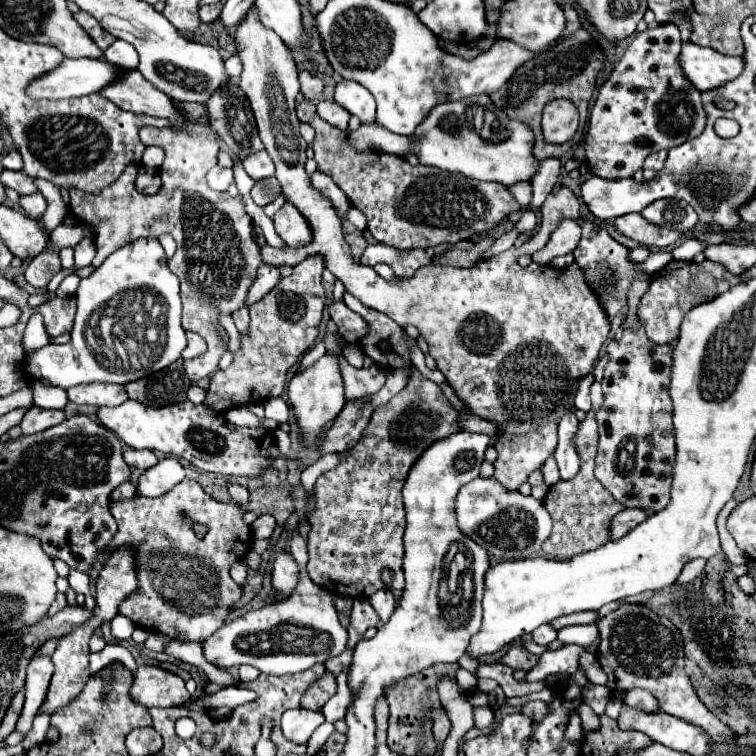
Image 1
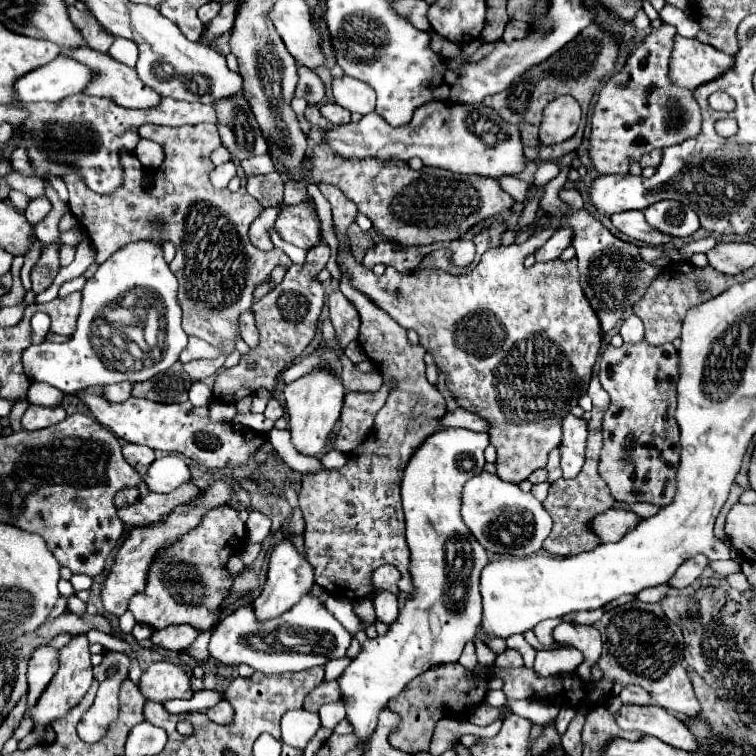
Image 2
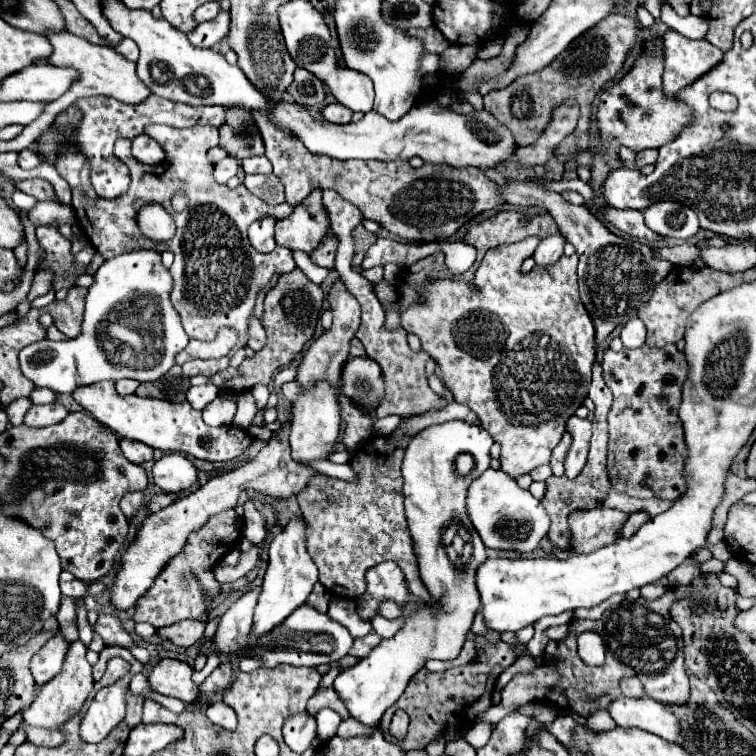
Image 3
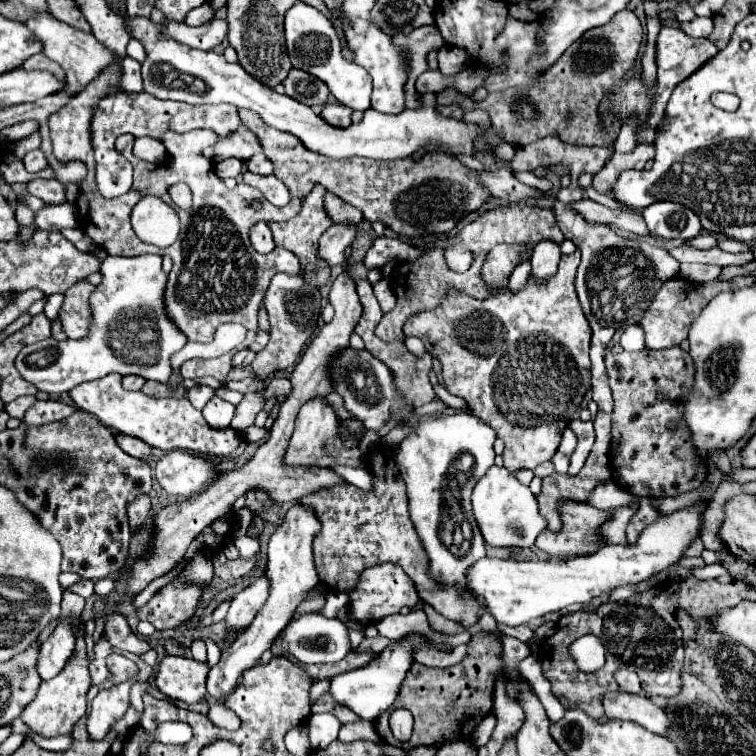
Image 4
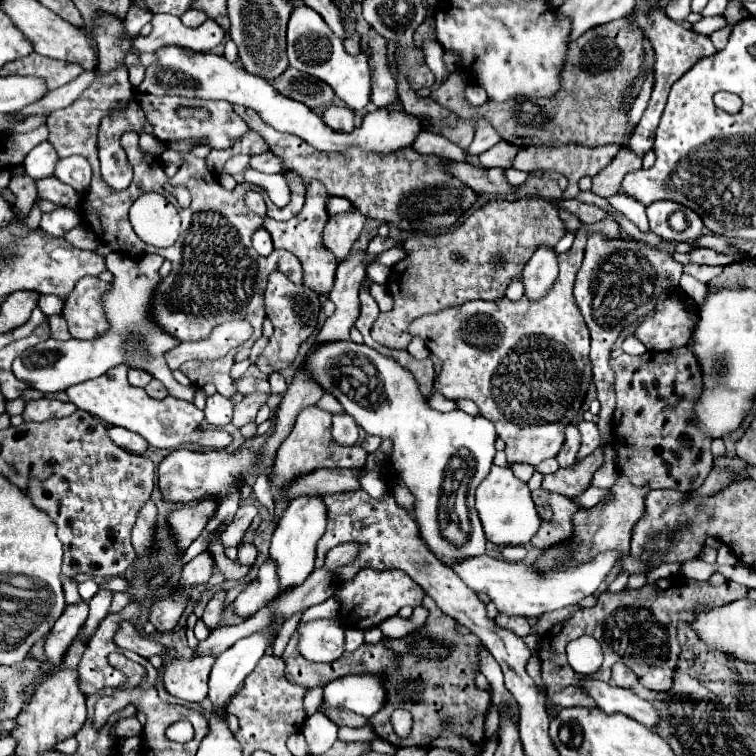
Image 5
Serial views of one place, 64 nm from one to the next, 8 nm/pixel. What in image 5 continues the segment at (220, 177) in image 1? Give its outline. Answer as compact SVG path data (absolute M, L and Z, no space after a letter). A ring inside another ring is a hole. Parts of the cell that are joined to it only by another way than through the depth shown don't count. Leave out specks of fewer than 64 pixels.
M234 156L234 158L230 158L230 160L224 164L222 172L224 172L224 174L230 174L230 176L238 176L238 174L242 174L242 172L246 170L246 166L248 166L246 160L250 160L250 156Z

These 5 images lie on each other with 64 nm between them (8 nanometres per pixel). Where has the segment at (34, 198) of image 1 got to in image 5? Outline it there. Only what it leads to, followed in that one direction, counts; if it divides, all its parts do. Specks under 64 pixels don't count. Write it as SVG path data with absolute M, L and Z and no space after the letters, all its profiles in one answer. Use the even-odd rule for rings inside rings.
M60 206L52 212L46 212L42 214L42 220L40 220L40 228L52 236L64 236L68 230L76 228L80 224L80 216L74 208L66 208L66 206Z

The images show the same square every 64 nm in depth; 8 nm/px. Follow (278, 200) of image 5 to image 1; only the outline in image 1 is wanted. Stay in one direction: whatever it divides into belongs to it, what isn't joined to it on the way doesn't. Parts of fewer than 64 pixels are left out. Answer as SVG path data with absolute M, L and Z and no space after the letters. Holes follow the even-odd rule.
M274 176L256 182L256 186L252 188L252 198L258 206L270 204L278 194L280 194L280 188L278 188L278 180L274 180Z

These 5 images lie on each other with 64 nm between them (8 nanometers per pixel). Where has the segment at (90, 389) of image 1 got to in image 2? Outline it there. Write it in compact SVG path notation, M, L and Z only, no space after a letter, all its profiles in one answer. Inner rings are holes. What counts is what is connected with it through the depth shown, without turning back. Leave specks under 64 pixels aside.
M132 382L110 384L110 386L104 386L102 396L104 396L104 400L108 400L112 404L118 404L118 402L124 402L124 400L130 398L130 390L132 390Z

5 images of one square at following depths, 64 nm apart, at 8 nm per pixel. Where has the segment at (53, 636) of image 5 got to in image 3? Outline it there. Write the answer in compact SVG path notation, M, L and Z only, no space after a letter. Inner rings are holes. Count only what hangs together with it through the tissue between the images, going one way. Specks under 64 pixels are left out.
M58 634L58 636L54 636L54 640L48 640L48 644L44 644L32 656L32 660L30 660L30 672L32 672L34 682L36 682L38 688L60 672L62 660L66 656L66 648L68 648L68 644Z

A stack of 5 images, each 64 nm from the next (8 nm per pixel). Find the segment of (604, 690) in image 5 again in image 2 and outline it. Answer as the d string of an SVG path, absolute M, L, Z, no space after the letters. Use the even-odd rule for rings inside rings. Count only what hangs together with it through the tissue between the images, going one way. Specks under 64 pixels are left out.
M622 706L620 712L616 714L616 722L622 730L638 730L674 748L680 748L686 752L698 750L698 740L694 738L692 730L678 716L674 716L672 712L666 712L664 708Z

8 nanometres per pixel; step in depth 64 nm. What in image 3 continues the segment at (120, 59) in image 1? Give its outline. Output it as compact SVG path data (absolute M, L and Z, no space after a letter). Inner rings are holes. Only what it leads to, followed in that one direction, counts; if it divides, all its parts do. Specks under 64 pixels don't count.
M120 40L116 46L114 46L114 50L120 54L120 56L124 56L126 60L132 60L132 62L136 62L138 60L138 46L132 42L132 40Z

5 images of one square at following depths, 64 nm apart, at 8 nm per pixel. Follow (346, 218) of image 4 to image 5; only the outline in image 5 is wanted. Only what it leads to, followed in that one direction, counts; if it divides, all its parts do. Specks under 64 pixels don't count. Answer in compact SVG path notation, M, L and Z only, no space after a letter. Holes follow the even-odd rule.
M330 196L328 202L326 202L326 208L328 208L328 214L330 216L346 214L346 212L352 212L354 210L354 206L350 202L346 202L344 198L338 198L338 196Z

